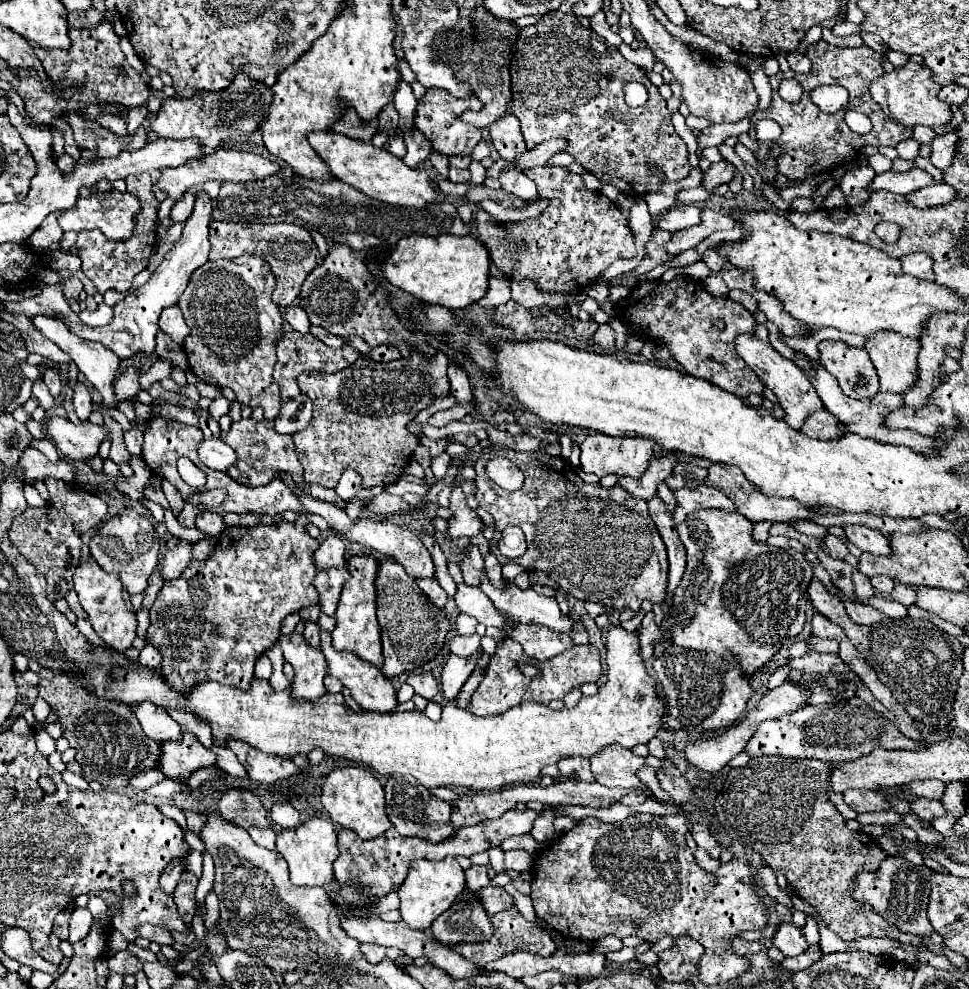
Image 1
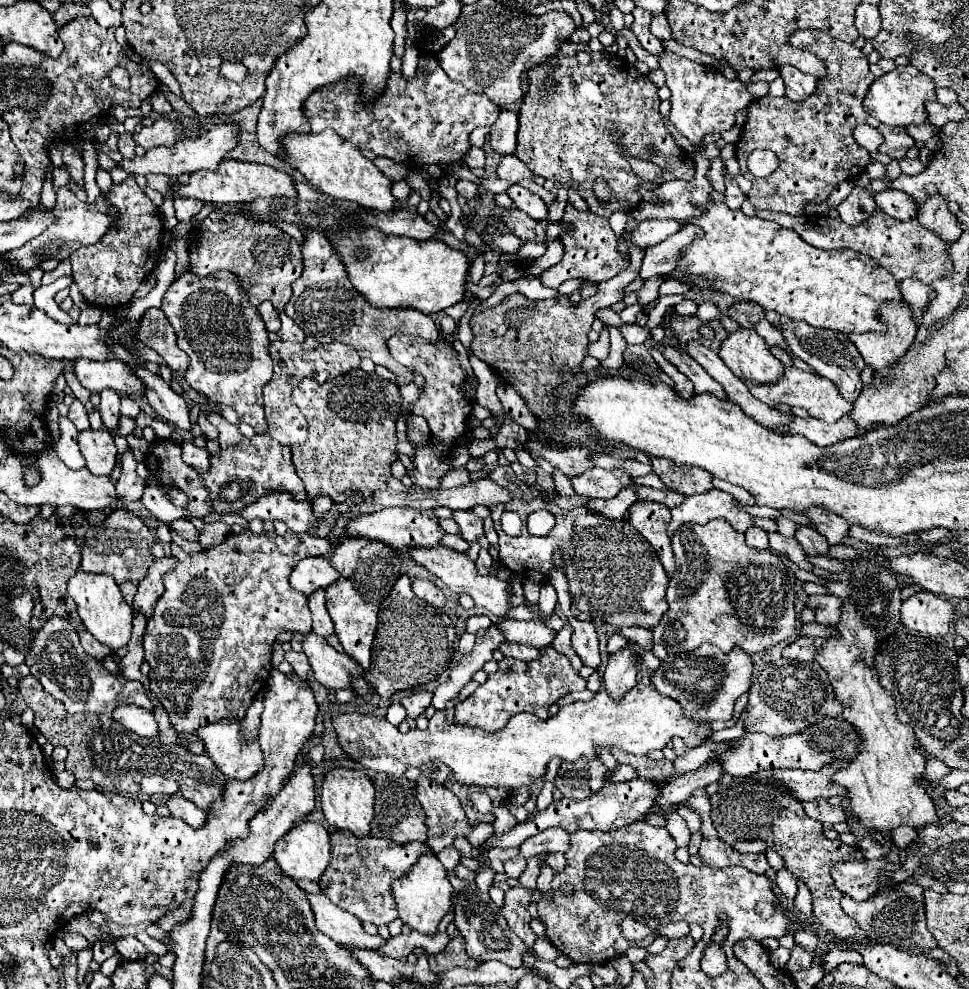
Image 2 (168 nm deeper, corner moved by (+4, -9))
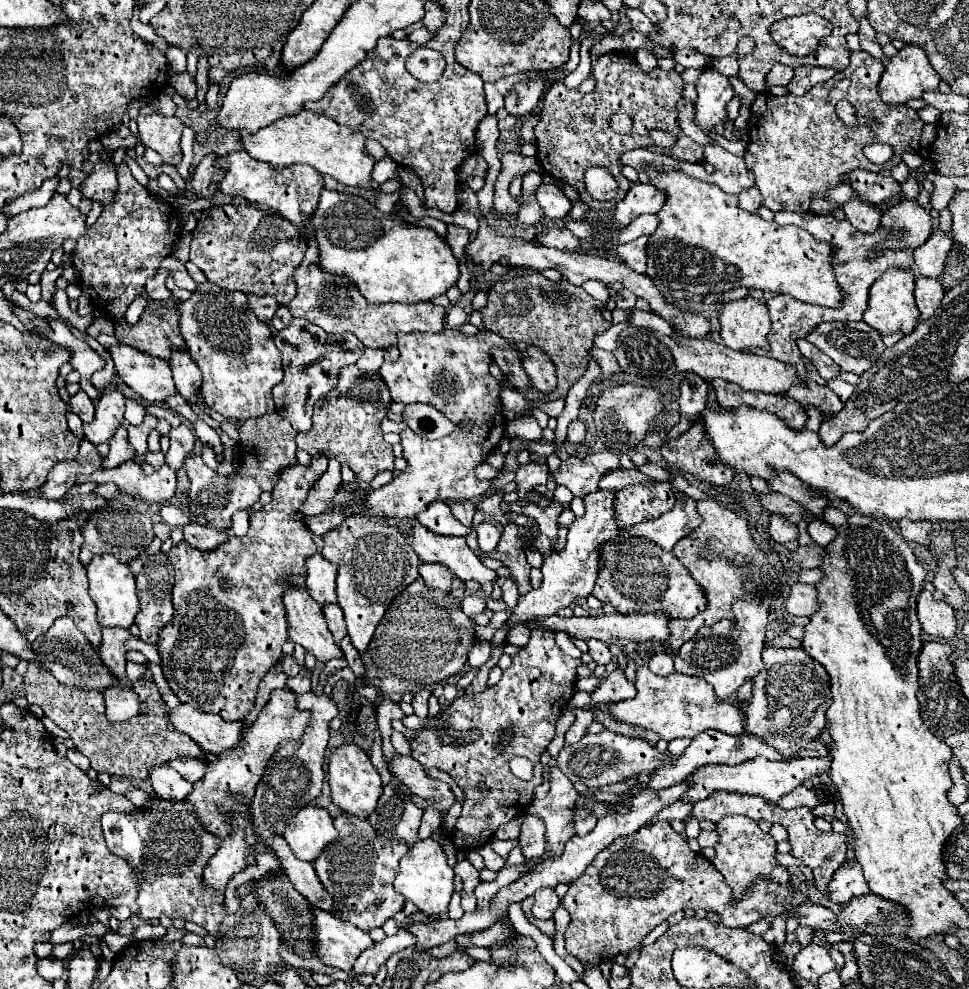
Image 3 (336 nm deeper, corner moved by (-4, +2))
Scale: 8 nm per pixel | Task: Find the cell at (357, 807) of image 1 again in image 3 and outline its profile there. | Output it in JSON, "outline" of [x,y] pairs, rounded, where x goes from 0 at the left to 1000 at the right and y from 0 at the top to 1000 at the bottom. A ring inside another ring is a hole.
{"outline":[[[351,753],[338,767],[338,792],[343,798],[343,810],[349,814],[355,822],[367,824],[372,828],[378,828],[386,818],[394,802],[394,792],[392,784],[386,778],[382,765],[378,759],[374,759],[367,753]]]}

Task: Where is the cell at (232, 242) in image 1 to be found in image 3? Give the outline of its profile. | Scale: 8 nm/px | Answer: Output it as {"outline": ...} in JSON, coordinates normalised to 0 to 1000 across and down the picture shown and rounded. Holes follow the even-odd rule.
{"outline":[[[225,207],[208,213],[208,219],[198,234],[196,264],[204,268],[217,286],[235,292],[279,298],[289,308],[295,308],[305,298],[303,274],[314,262],[316,246],[305,236],[305,228],[297,221],[268,211],[264,207]]]}

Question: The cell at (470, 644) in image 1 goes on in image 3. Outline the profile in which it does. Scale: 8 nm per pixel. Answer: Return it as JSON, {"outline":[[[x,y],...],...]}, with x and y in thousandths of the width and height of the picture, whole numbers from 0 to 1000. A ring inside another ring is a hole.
{"outline":[[[487,600],[487,602],[481,602],[481,604],[477,606],[477,618],[479,618],[483,624],[491,624],[491,622],[499,620],[499,616],[502,616],[502,604],[499,604],[499,602]]]}

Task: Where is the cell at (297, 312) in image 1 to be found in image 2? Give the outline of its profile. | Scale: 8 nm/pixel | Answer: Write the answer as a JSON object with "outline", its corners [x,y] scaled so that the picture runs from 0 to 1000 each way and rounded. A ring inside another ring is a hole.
{"outline":[[[270,305],[270,307],[266,309],[266,313],[268,313],[270,322],[272,322],[272,328],[275,328],[277,336],[287,336],[287,334],[289,334],[289,322],[287,322],[285,311],[283,311],[279,305]]]}

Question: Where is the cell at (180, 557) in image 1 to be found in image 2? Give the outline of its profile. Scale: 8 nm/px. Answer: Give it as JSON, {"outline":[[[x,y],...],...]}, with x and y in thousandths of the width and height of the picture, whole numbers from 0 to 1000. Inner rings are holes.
{"outline":[[[180,562],[159,566],[159,570],[153,574],[153,582],[142,590],[142,599],[138,605],[138,617],[140,619],[147,619],[151,625],[157,623],[159,611],[169,601],[169,590],[167,590],[169,578],[178,578],[178,574],[182,574]]]}

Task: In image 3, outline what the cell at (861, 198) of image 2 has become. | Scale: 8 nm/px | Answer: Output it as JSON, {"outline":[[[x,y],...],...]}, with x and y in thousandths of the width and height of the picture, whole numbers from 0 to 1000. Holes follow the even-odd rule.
{"outline":[[[879,199],[875,205],[869,209],[873,213],[873,221],[881,228],[881,232],[890,236],[902,236],[906,232],[910,215],[900,209],[900,205],[894,205],[885,199]]]}

